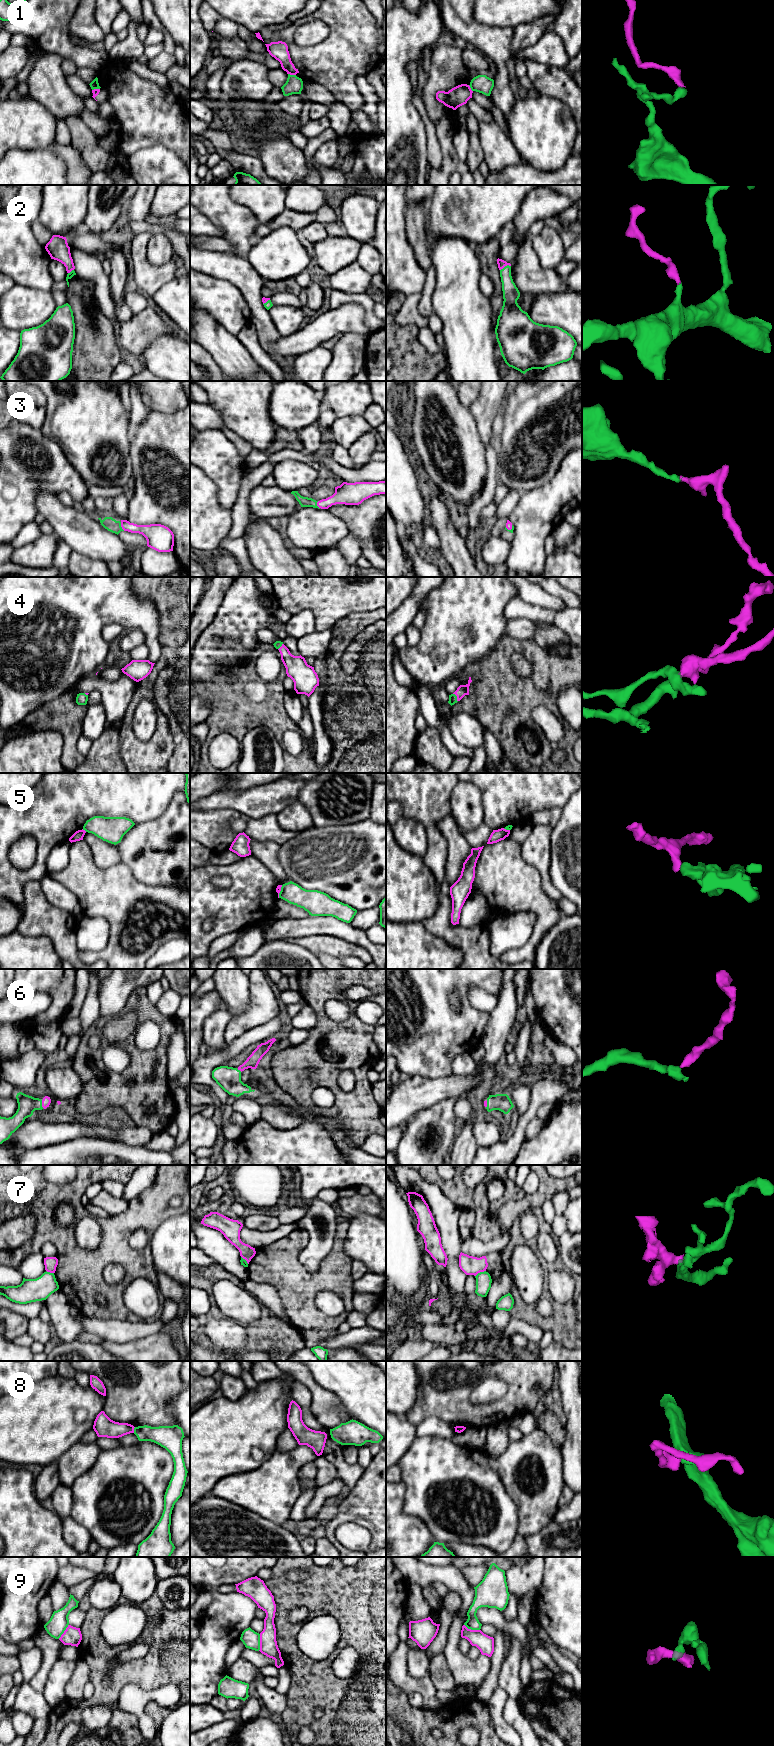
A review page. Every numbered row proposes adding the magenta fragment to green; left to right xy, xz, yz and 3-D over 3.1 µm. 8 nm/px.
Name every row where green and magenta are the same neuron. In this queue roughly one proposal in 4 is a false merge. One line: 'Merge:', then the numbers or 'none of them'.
Merge: 2, 3, 4, 6

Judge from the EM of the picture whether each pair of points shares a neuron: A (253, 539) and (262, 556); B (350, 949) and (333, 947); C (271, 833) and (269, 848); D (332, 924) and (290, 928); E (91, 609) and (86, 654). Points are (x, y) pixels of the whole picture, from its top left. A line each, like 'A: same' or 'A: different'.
A: same
B: same
C: different
D: same
E: same

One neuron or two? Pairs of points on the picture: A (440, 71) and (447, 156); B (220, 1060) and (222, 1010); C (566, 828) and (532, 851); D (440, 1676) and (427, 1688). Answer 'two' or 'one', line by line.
A: one
B: two
C: two
D: two

